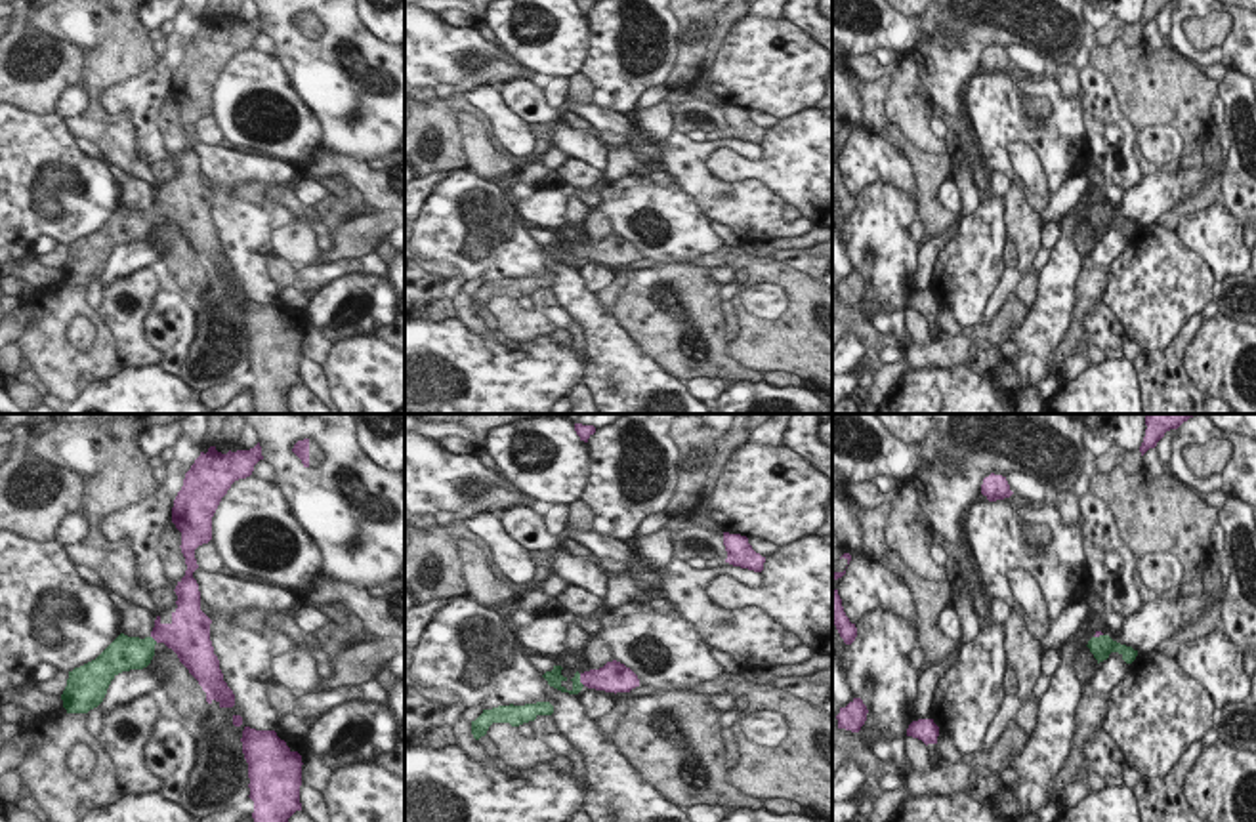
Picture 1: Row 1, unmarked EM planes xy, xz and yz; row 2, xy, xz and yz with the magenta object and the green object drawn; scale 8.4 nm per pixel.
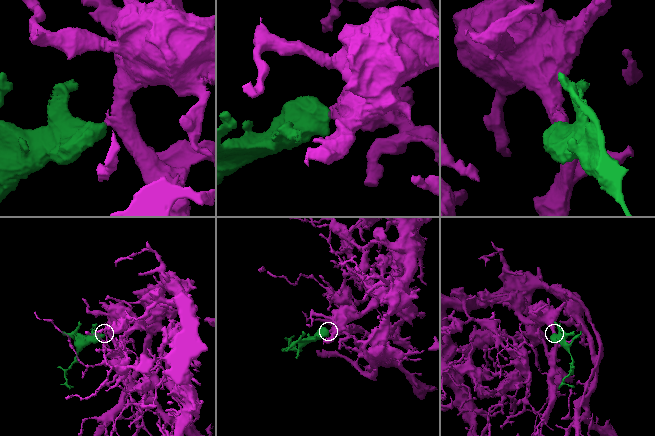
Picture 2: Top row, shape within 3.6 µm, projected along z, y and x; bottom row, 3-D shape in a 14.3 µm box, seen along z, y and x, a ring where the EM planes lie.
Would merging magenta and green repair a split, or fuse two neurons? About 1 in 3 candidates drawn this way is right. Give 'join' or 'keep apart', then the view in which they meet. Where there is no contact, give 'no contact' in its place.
join; contact in xz

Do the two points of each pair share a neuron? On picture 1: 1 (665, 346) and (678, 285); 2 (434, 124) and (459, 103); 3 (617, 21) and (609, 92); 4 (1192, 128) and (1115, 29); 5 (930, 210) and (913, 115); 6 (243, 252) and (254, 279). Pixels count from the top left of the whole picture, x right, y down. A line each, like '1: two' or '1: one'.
1: one
2: one
3: one
4: two
5: two
6: one

